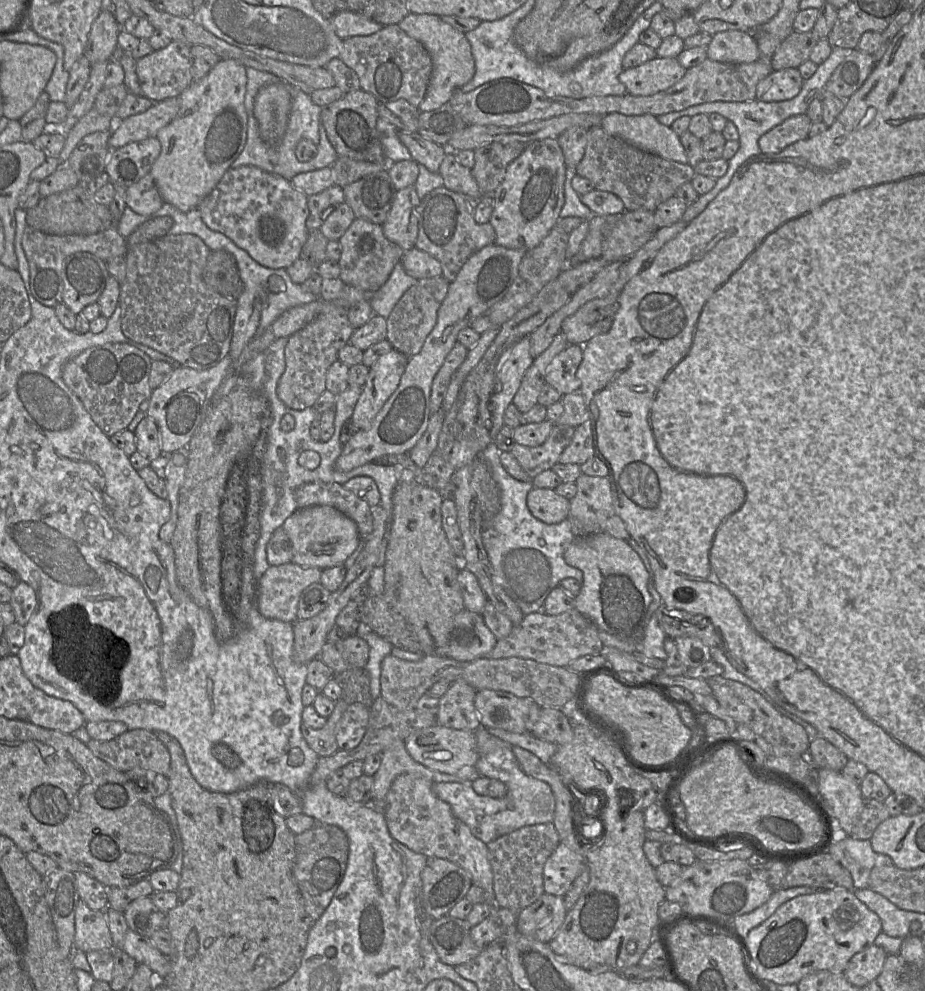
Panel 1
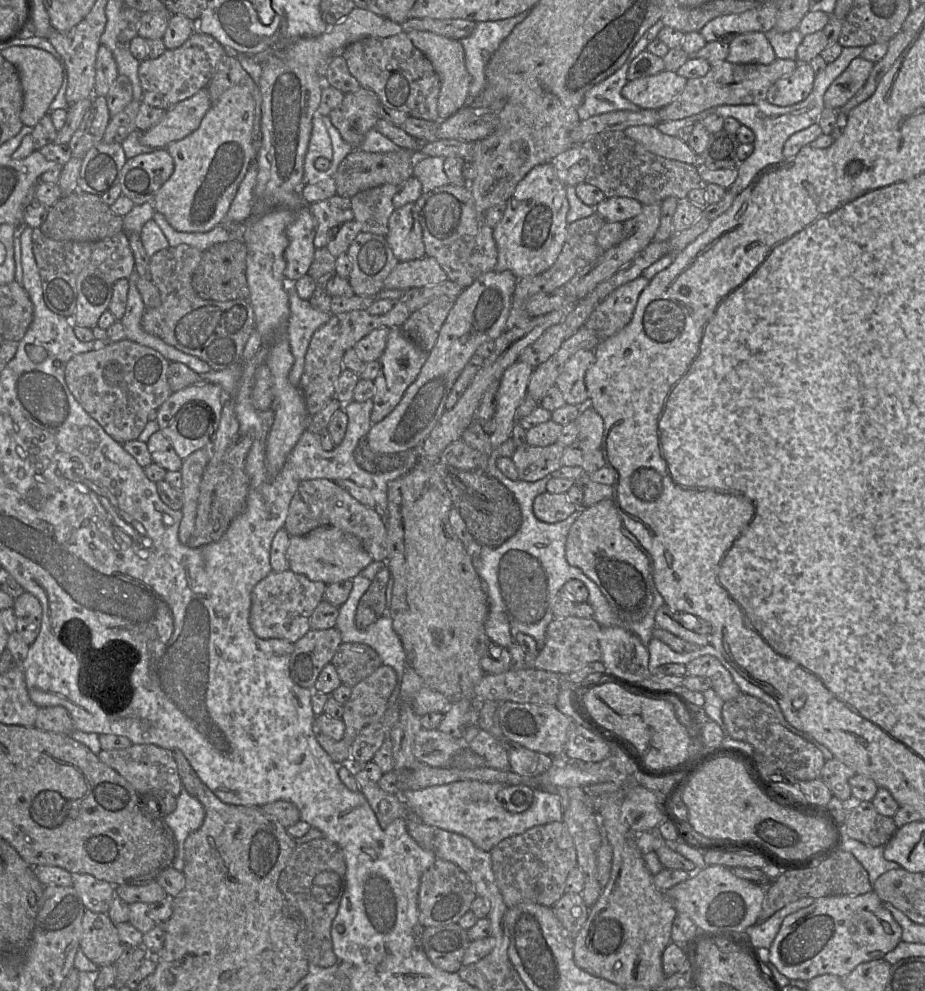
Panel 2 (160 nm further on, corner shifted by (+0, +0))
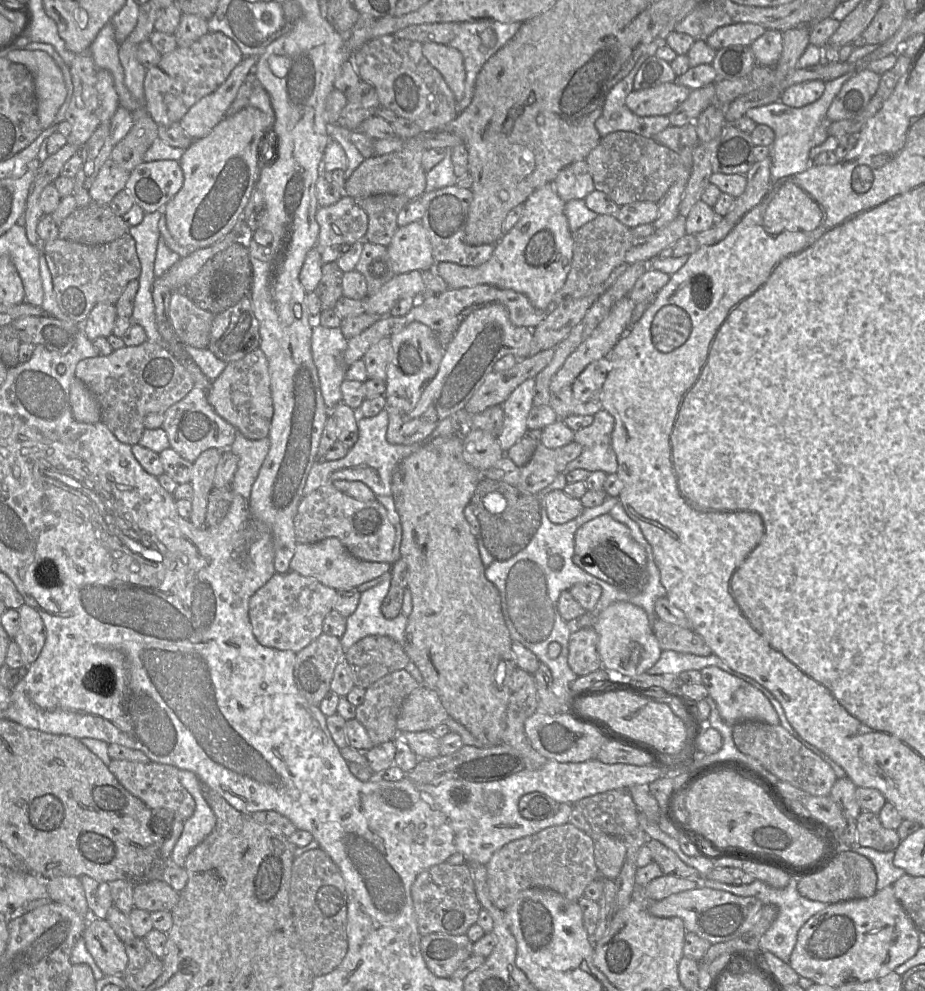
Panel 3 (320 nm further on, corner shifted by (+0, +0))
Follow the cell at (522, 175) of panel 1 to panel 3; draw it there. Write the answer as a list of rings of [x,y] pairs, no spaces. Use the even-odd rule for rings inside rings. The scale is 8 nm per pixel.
[[[553,183],[542,186],[524,202],[521,218],[494,245],[488,262],[478,267],[439,262],[435,263],[435,272],[444,280],[448,288],[459,289],[487,284],[501,289],[510,289],[524,294],[536,309],[549,312],[556,304],[555,295],[563,287],[572,263],[573,240],[564,213],[565,204],[555,192]]]

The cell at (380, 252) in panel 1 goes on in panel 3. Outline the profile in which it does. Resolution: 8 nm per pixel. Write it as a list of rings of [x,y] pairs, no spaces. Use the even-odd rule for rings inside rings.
[[[363,241],[363,248],[355,268],[366,280],[367,295],[373,296],[395,275],[387,247]]]

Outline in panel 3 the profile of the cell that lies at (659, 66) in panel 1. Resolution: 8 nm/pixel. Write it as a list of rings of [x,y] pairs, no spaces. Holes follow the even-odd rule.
[[[675,82],[641,90],[633,90],[625,99],[626,106],[634,114],[646,116],[668,116],[690,94],[690,89]]]

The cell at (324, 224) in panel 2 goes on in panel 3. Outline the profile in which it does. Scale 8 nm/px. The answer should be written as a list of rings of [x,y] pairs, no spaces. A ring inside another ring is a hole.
[[[347,195],[333,205],[319,207],[315,219],[319,225],[316,249],[323,263],[336,262],[354,243],[365,241],[368,216]]]

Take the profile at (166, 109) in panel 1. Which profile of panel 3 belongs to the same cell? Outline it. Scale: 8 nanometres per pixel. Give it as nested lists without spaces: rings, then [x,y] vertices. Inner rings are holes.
[[[245,56],[215,91],[202,97],[187,111],[179,123],[190,138],[196,140],[208,135],[226,117],[246,76],[254,72],[257,58]]]

